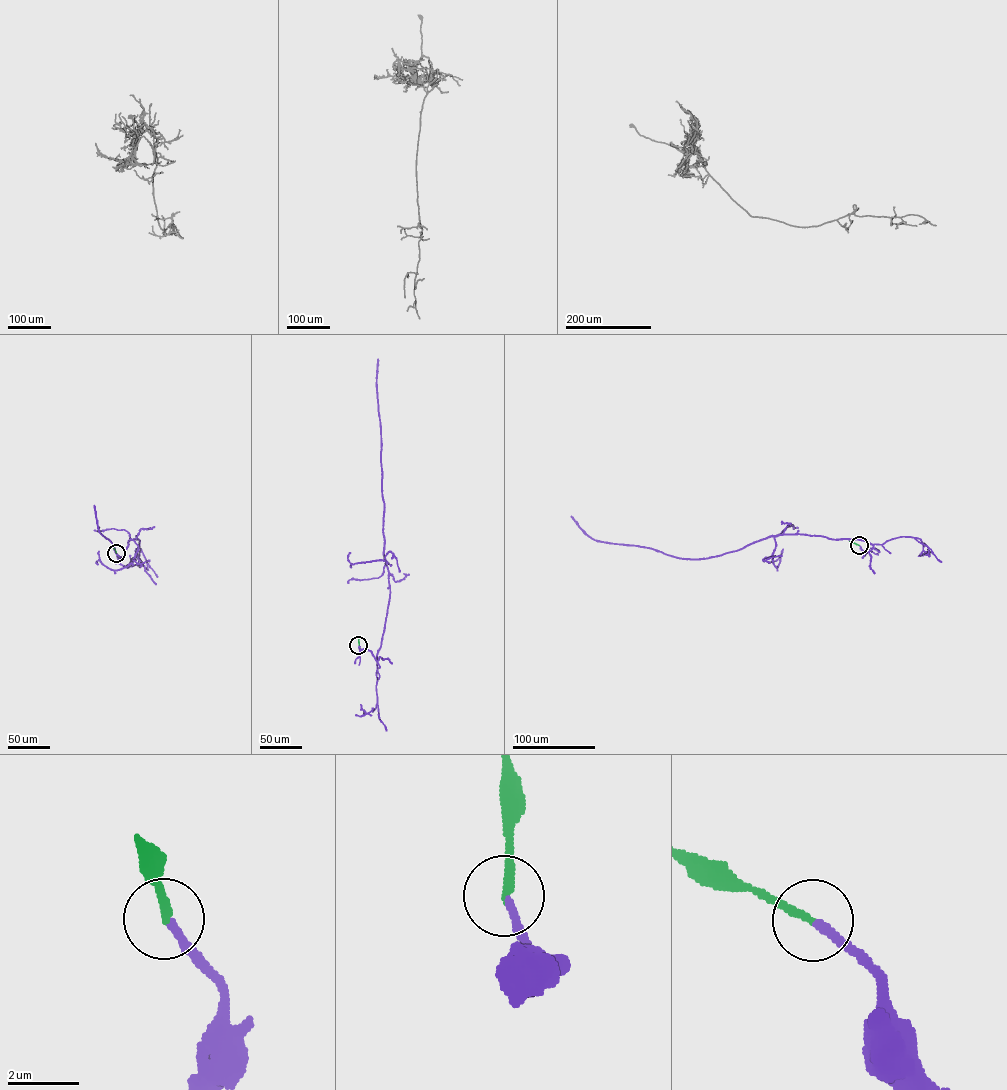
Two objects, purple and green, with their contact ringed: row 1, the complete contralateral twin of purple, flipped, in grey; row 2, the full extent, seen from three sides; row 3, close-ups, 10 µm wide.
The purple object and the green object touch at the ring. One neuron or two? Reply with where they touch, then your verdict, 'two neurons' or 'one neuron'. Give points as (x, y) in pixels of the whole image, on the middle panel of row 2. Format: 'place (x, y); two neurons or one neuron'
place (358, 645); one neuron

